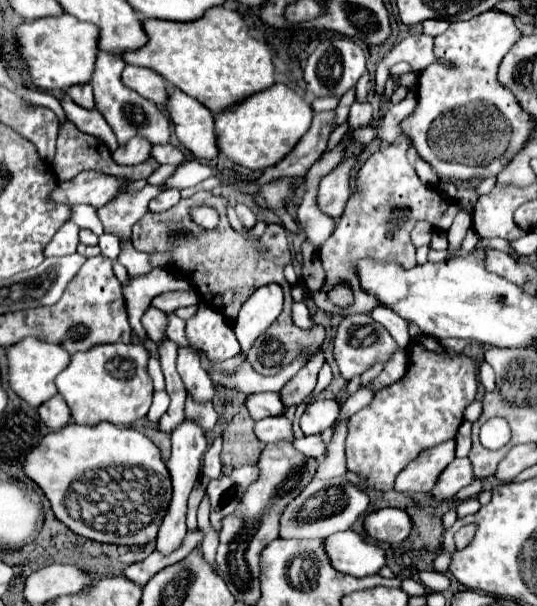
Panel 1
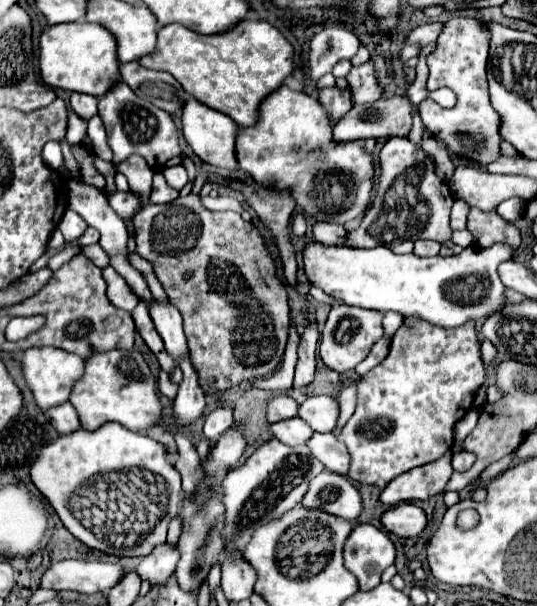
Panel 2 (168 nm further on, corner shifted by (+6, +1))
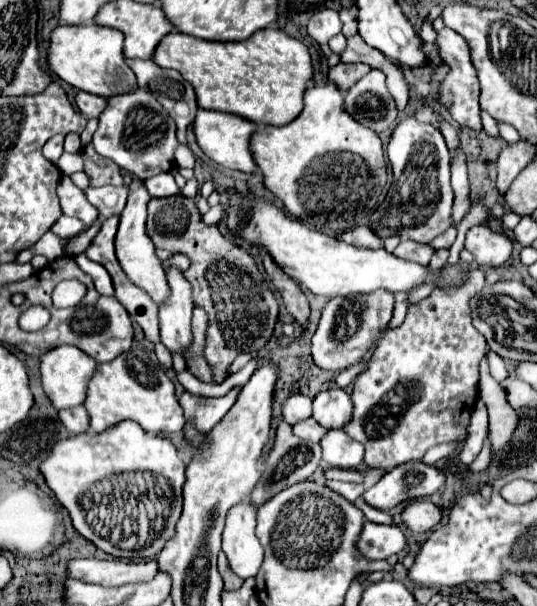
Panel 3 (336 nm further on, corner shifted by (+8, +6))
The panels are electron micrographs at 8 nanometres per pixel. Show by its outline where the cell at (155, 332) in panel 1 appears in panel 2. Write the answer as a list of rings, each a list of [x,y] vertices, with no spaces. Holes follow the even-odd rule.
[[[111,265],[103,269],[103,277],[107,281],[107,297],[113,305],[125,311],[133,311],[139,305],[139,299],[133,293],[133,289],[125,283],[125,279]]]

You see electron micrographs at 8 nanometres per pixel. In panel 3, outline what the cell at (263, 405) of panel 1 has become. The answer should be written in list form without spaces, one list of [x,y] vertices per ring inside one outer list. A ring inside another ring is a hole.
[[[293,394],[285,400],[283,404],[283,418],[289,422],[289,424],[297,424],[297,422],[303,422],[307,420],[313,410],[311,410],[311,398],[307,396],[301,396],[301,394]]]

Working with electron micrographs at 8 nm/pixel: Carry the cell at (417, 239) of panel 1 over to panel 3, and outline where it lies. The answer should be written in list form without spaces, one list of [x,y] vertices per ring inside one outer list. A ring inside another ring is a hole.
[[[403,240],[393,254],[401,260],[409,260],[409,262],[417,262],[417,264],[429,264],[433,250],[427,244],[419,244],[413,240]]]

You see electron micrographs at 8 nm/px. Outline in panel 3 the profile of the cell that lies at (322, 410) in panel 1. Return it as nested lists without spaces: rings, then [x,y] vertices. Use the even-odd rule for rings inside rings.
[[[333,388],[313,398],[313,418],[325,428],[345,428],[353,416],[351,394],[343,388]]]

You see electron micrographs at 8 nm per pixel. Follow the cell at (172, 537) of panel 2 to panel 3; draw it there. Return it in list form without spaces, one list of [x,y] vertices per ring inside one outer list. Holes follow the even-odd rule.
[[[71,560],[67,566],[71,578],[99,584],[99,586],[123,586],[131,582],[147,582],[157,574],[153,560],[123,562],[123,560]]]

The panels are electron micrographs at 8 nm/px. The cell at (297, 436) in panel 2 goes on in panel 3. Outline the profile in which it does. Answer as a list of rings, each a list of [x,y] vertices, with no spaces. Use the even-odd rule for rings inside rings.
[[[307,418],[307,420],[299,422],[299,424],[295,424],[293,428],[295,428],[295,434],[299,434],[299,436],[311,440],[311,442],[319,442],[329,432],[327,428],[323,428],[321,424],[317,424],[315,418]]]

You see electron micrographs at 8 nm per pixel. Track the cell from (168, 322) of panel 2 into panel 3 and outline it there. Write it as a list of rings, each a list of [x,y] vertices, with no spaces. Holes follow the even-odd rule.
[[[133,180],[129,186],[129,200],[125,210],[121,212],[121,222],[119,222],[119,230],[115,236],[115,252],[117,252],[117,260],[123,268],[123,272],[137,284],[141,286],[155,302],[163,302],[169,296],[169,288],[167,288],[167,280],[165,280],[165,272],[161,266],[161,260],[155,252],[155,246],[151,242],[151,238],[145,232],[145,216],[147,216],[147,200],[151,200],[151,196],[147,194],[147,190],[143,188],[141,180]]]

